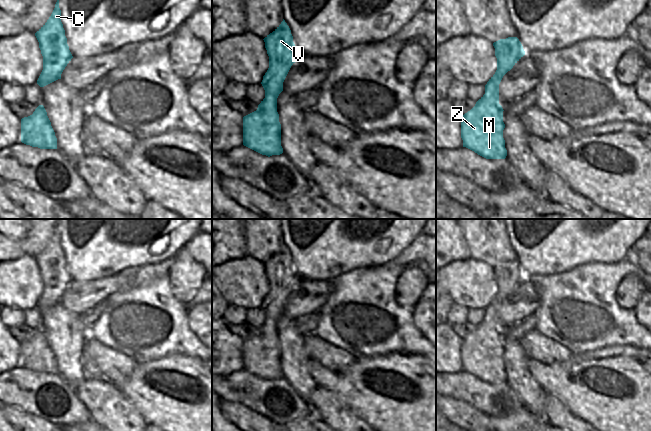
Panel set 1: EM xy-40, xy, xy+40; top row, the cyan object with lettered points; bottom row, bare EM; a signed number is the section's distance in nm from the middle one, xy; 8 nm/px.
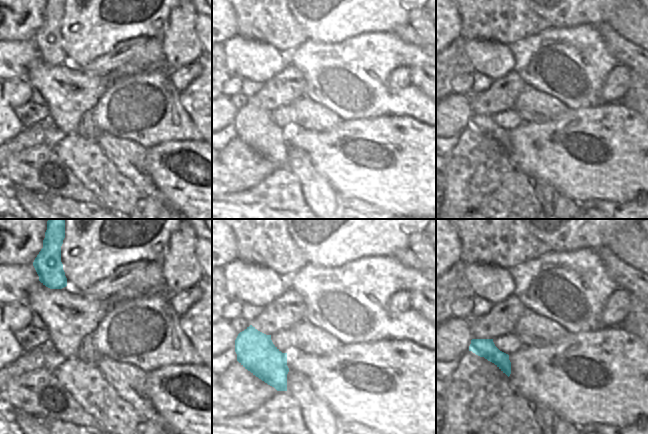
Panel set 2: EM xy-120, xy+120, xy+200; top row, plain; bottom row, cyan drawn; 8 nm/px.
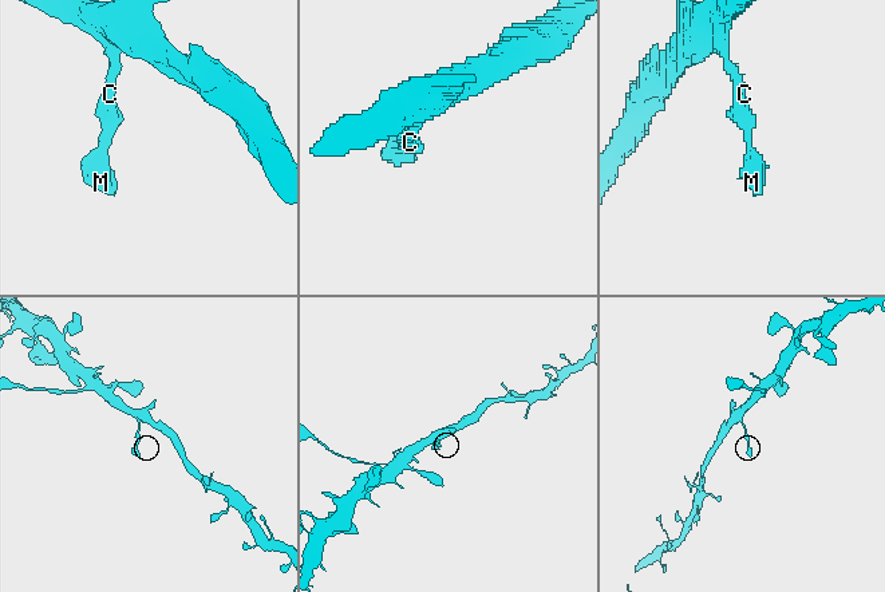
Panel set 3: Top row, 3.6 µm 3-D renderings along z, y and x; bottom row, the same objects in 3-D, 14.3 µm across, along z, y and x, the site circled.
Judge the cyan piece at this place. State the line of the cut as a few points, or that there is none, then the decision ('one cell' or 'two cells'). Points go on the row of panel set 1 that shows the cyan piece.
cut none; one cell

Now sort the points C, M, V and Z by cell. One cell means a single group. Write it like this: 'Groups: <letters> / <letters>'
Groups: C M V Z

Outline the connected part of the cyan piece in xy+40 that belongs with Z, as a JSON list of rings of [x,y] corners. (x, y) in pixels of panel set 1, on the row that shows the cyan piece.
[[[517,37],[500,39],[493,46],[497,70],[485,85],[485,94],[463,115],[461,138],[463,147],[486,159],[505,159],[504,110],[499,104],[499,84],[503,76],[525,55],[525,51]]]

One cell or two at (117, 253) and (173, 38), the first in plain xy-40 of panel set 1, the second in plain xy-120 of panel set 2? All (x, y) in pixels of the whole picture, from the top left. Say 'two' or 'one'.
two

